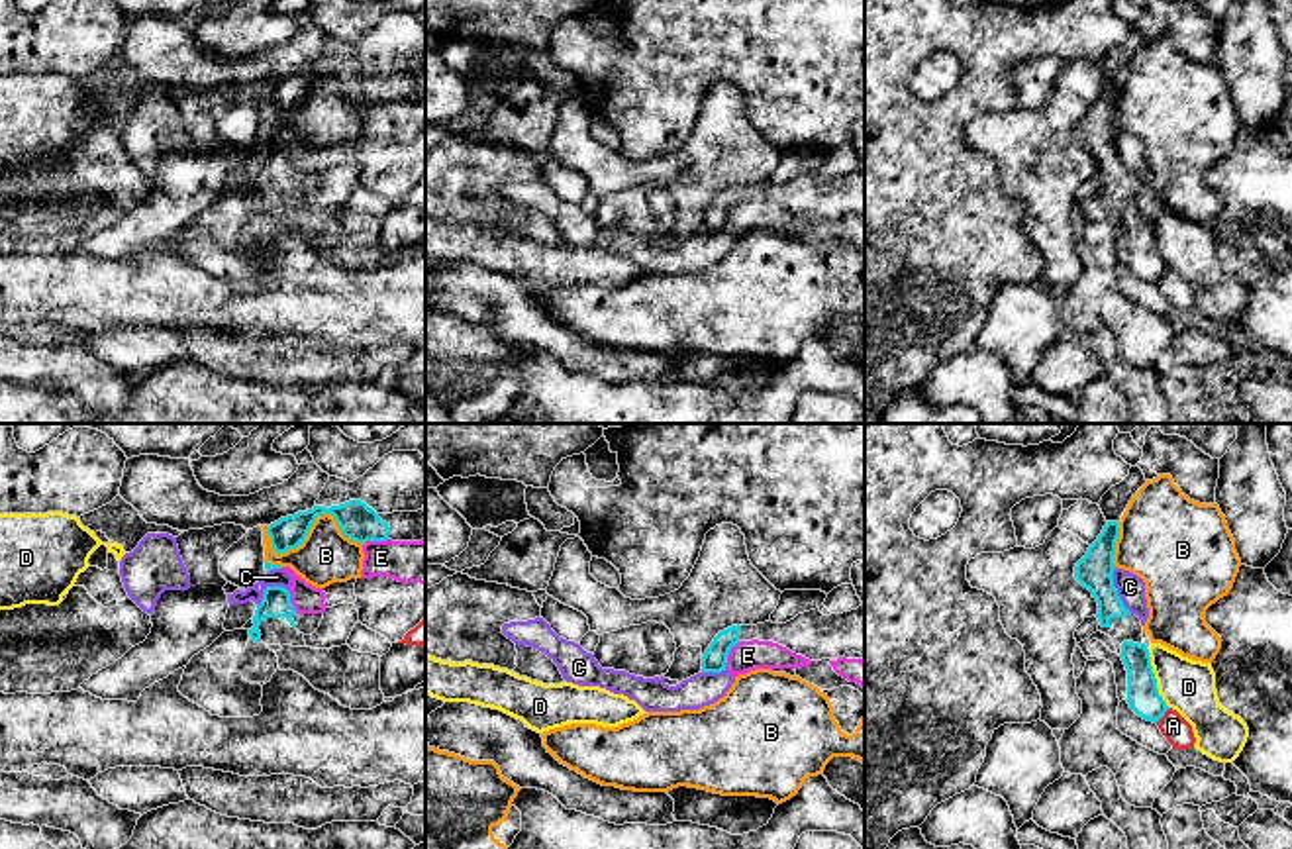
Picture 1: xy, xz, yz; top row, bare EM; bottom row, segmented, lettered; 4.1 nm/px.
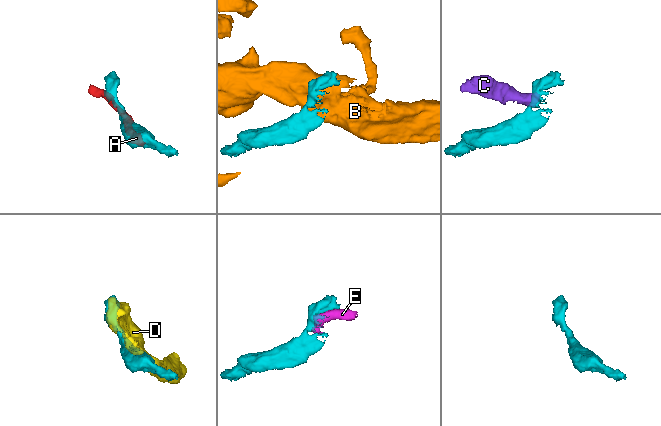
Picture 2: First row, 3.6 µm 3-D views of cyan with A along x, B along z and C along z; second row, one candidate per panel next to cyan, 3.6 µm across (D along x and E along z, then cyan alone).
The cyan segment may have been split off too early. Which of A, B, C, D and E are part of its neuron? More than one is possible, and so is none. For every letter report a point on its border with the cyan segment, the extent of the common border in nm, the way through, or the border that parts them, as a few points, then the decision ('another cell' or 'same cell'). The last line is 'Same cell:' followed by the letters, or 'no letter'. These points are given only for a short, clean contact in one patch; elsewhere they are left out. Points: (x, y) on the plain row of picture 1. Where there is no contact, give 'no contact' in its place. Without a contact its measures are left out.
A: meets cyan in yz at (1161, 277); contact 90 nm long; another cell
B: meets cyan in xy at (308, 89); contact 420 nm long; border along xy (265, 89), (285, 114), (330, 75), (363, 104); another cell
C: meets cyan in yz at (1116, 151); contact 200 nm long; border along yz (1114, 128), (1116, 155), (1132, 173); another cell
D: meets cyan in yz at (1155, 240); contact 260 nm long; another cell
E: meets cyan in xz at (728, 214); contact 140 nm long; another cell
Same cell: no letter

